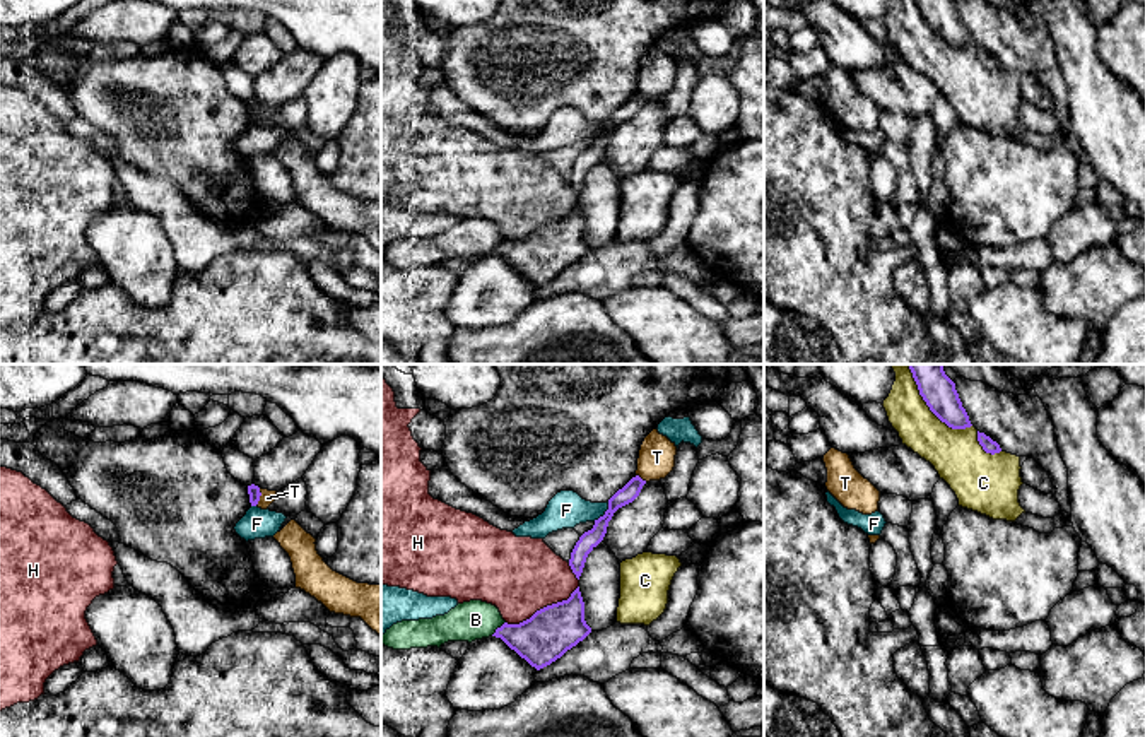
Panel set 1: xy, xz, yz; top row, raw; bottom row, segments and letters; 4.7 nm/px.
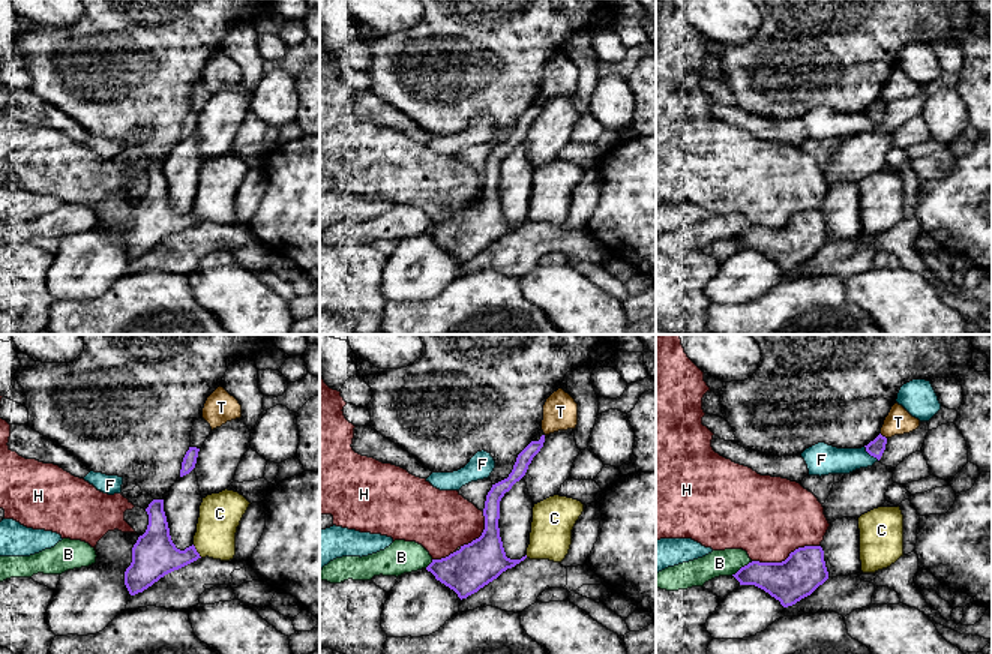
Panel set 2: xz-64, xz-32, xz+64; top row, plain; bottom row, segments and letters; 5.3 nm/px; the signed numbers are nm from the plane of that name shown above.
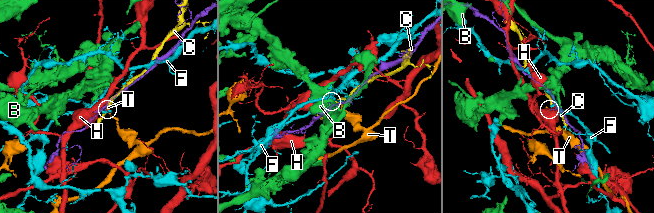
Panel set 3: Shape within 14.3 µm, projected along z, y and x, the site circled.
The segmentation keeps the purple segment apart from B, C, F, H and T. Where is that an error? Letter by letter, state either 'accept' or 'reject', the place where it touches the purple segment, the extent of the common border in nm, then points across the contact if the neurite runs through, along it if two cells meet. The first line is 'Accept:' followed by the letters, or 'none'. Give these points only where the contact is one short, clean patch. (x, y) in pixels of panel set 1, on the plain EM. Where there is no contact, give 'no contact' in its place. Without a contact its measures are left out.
Accept: none
B: reject; meets purple in xz at (498, 245); contact 100 nm long; border along xz (504, 238), (491, 252)
C: reject; meets purple in yz at (939, 35); contact 340 nm long
F: reject; meets purple in xz at (605, 130); contact 120 nm long; border along xz (609, 118), (604, 130), (593, 137)
H: reject; meets purple in xz at (544, 224); contact 380 nm long
T: reject; meets purple in xy at (260, 112); contact 90 nm long; border along xy (260, 105), (260, 115), (255, 122)

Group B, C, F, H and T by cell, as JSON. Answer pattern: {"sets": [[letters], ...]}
{"sets": [["B"], ["C"], ["F"], ["H"], ["T"]]}

